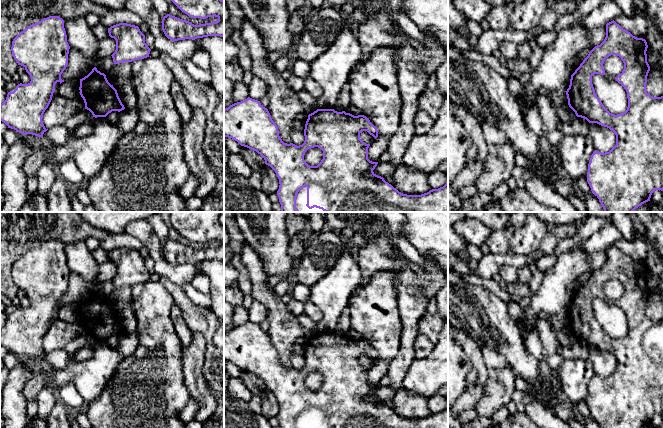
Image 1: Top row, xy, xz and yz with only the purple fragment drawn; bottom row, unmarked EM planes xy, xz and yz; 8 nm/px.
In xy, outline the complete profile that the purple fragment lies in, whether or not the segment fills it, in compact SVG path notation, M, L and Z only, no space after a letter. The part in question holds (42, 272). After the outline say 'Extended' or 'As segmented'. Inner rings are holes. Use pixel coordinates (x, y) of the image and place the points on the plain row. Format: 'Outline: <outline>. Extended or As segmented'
Outline: M59 240L44 242L25 252L13 263L12 279L18 289L25 292L31 305L28 308L18 308L13 316L8 316L6 324L0 329L0 344L8 352L23 359L43 361L48 353L45 352L42 341L52 324L55 308L64 306L61 298L68 289L69 273L64 244Z. As segmented

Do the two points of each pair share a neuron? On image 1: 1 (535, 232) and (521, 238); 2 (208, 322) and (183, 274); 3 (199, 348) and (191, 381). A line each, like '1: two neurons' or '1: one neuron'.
1: one neuron
2: two neurons
3: one neuron

